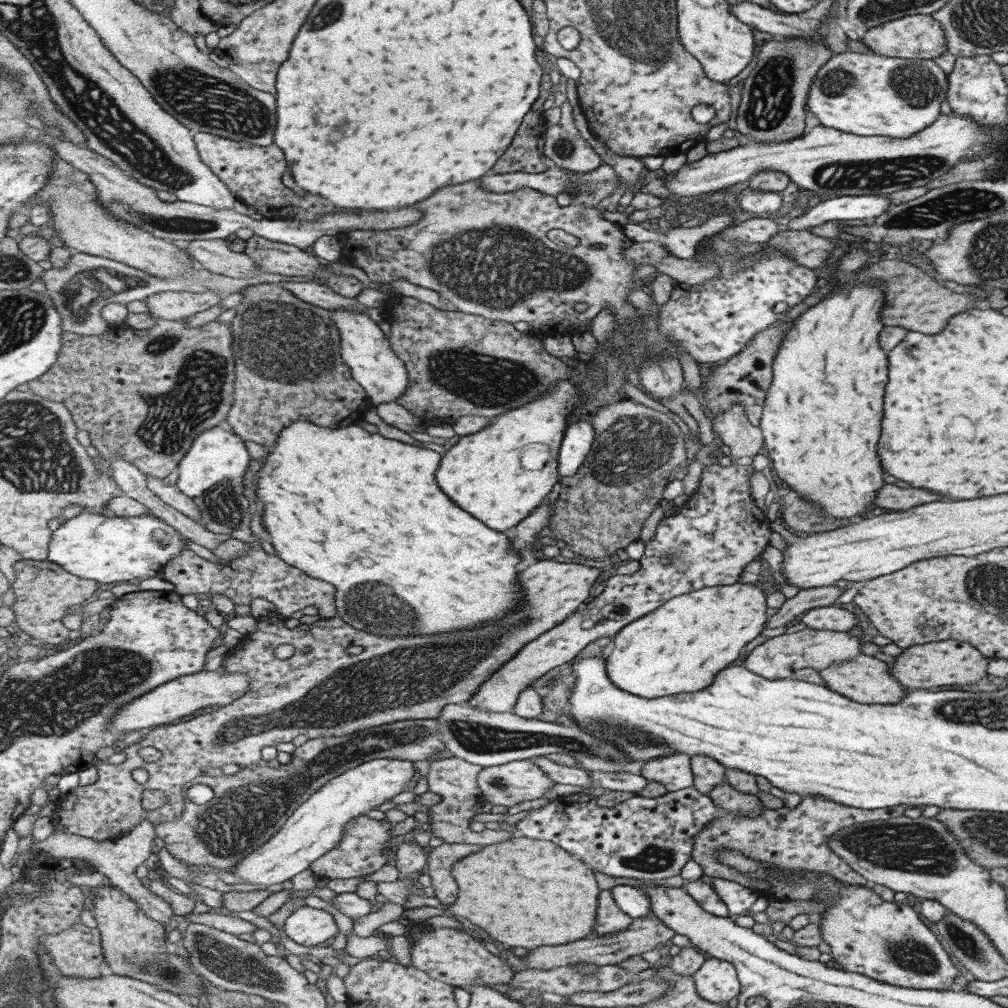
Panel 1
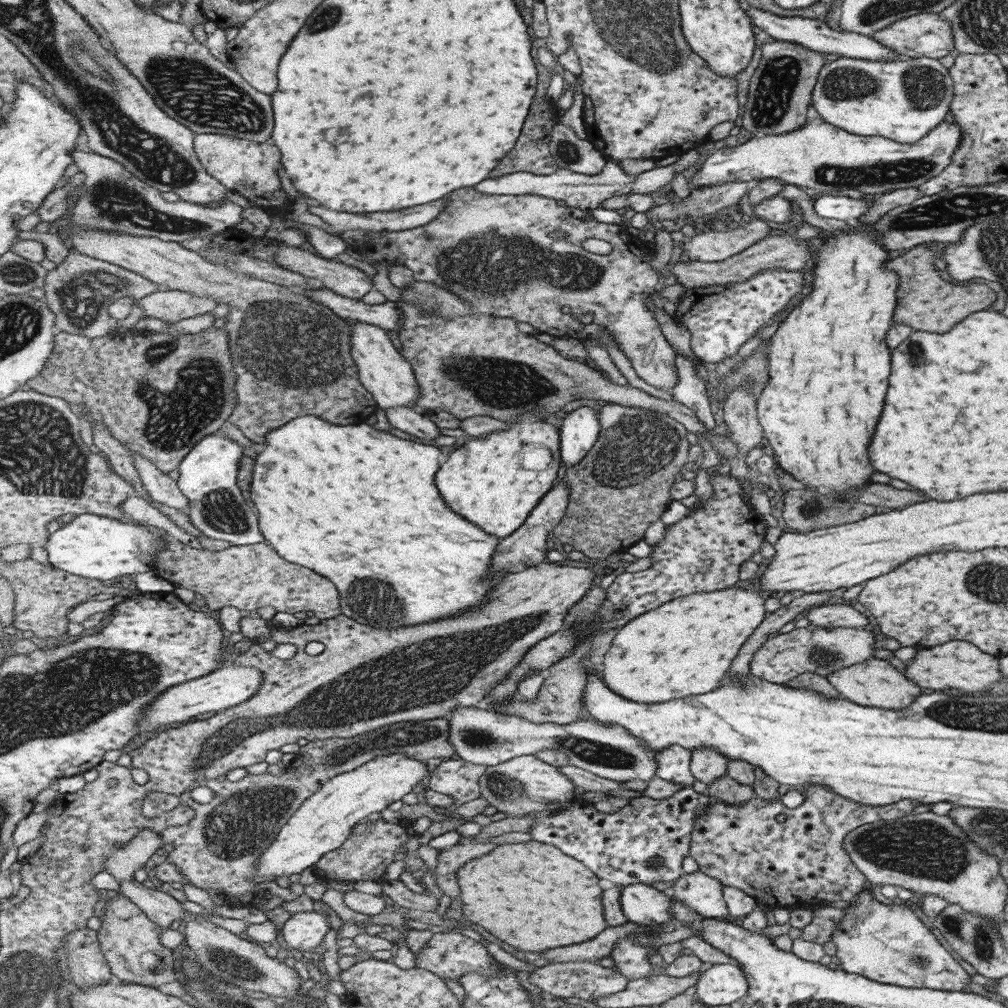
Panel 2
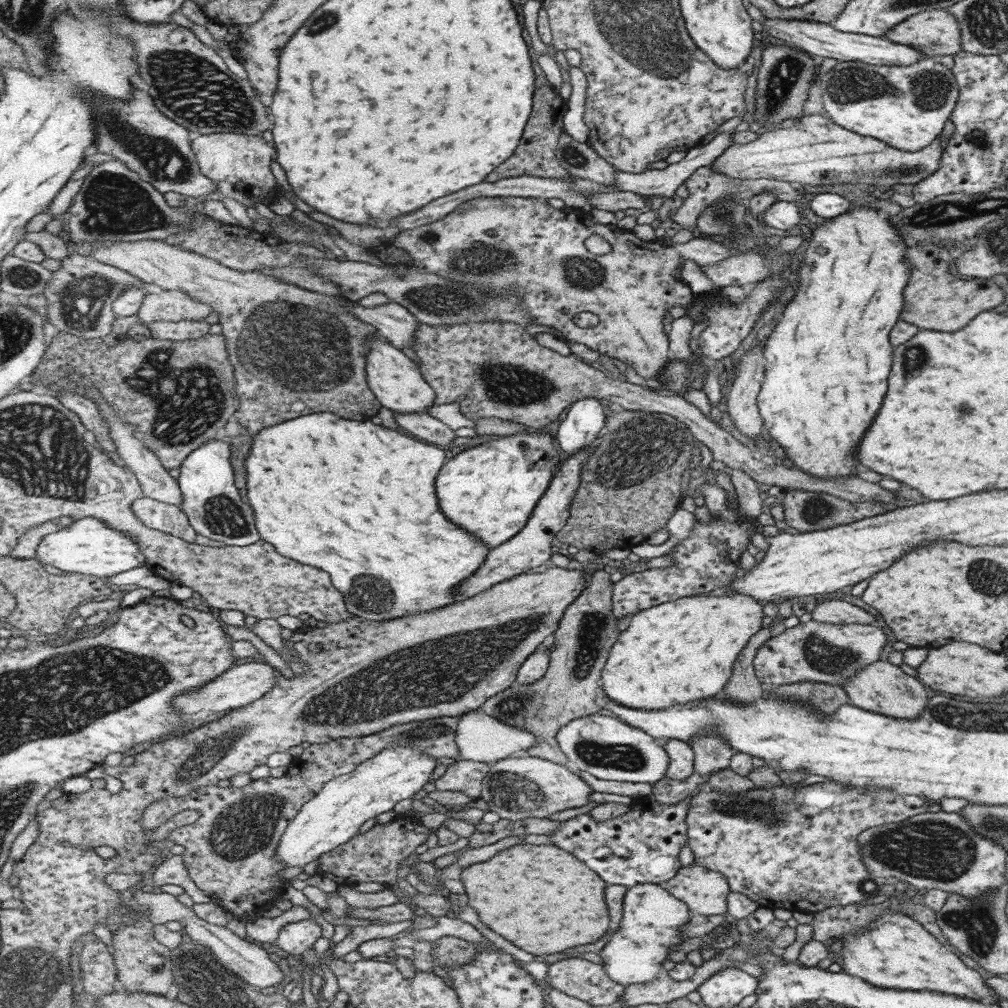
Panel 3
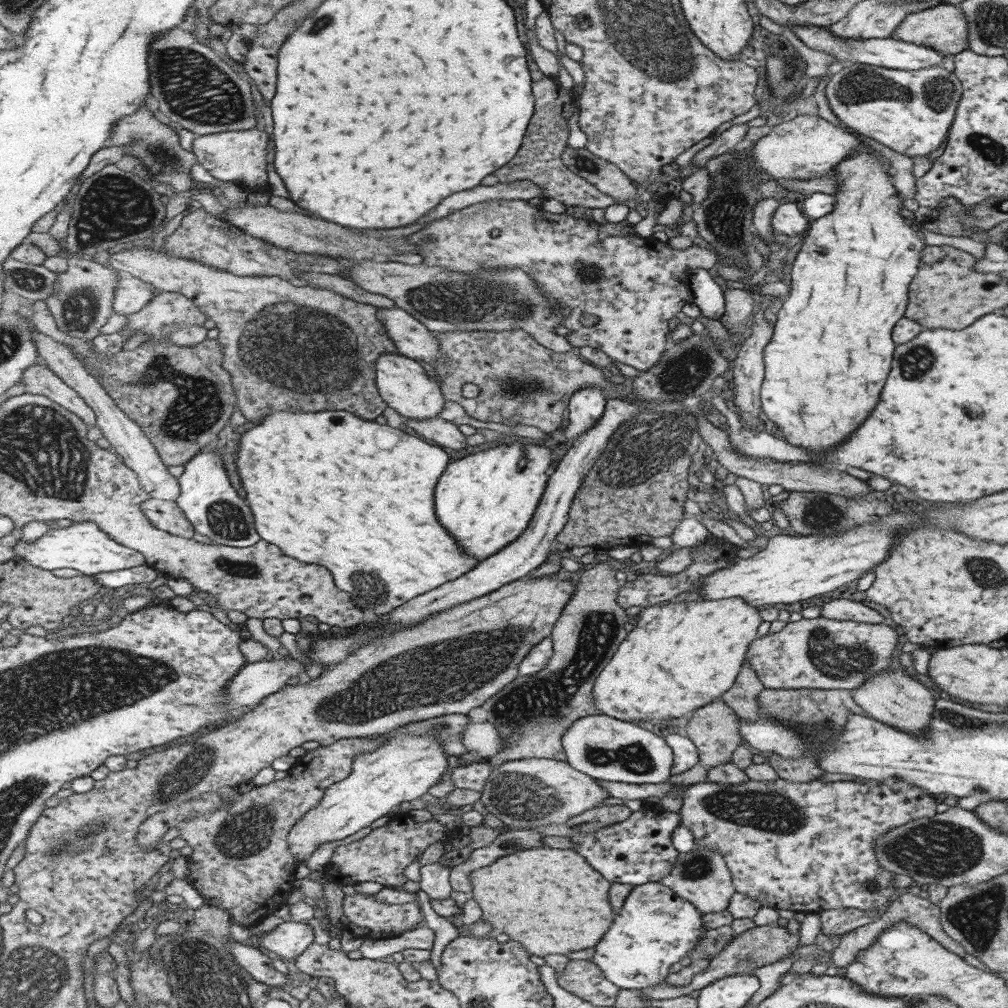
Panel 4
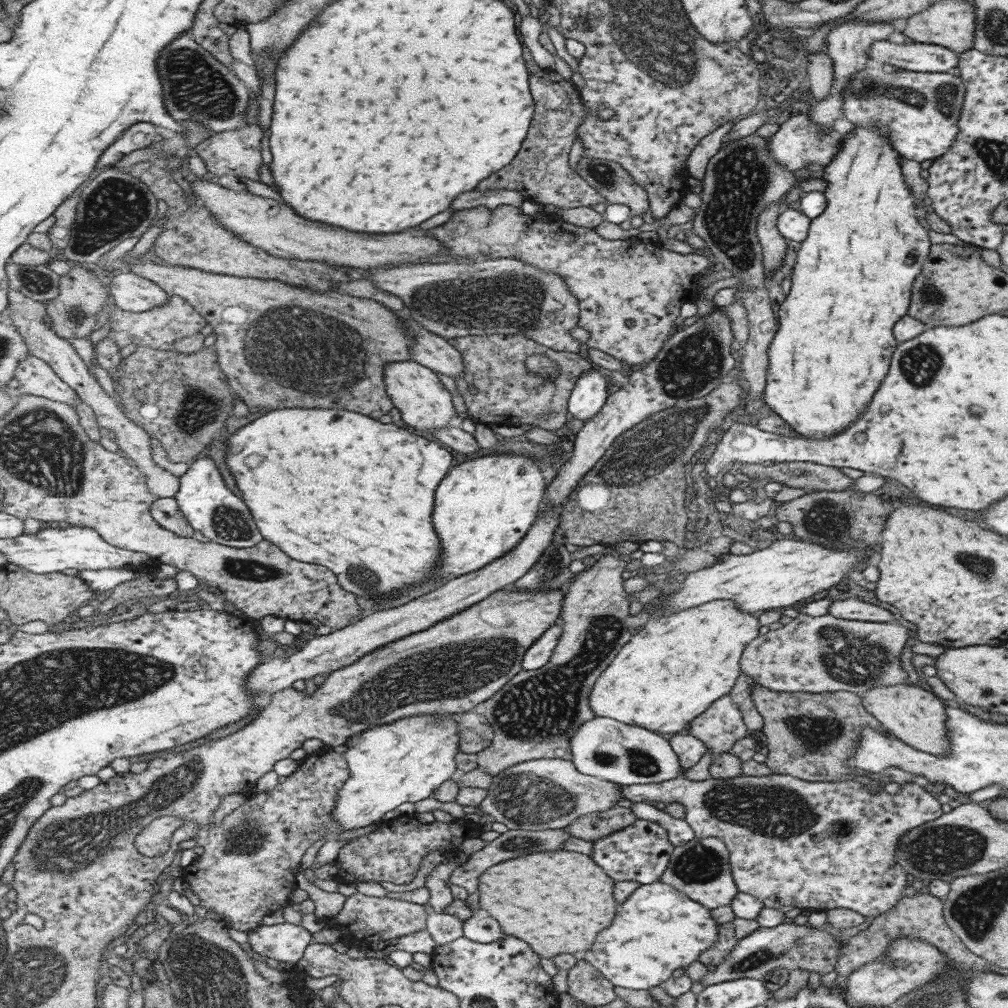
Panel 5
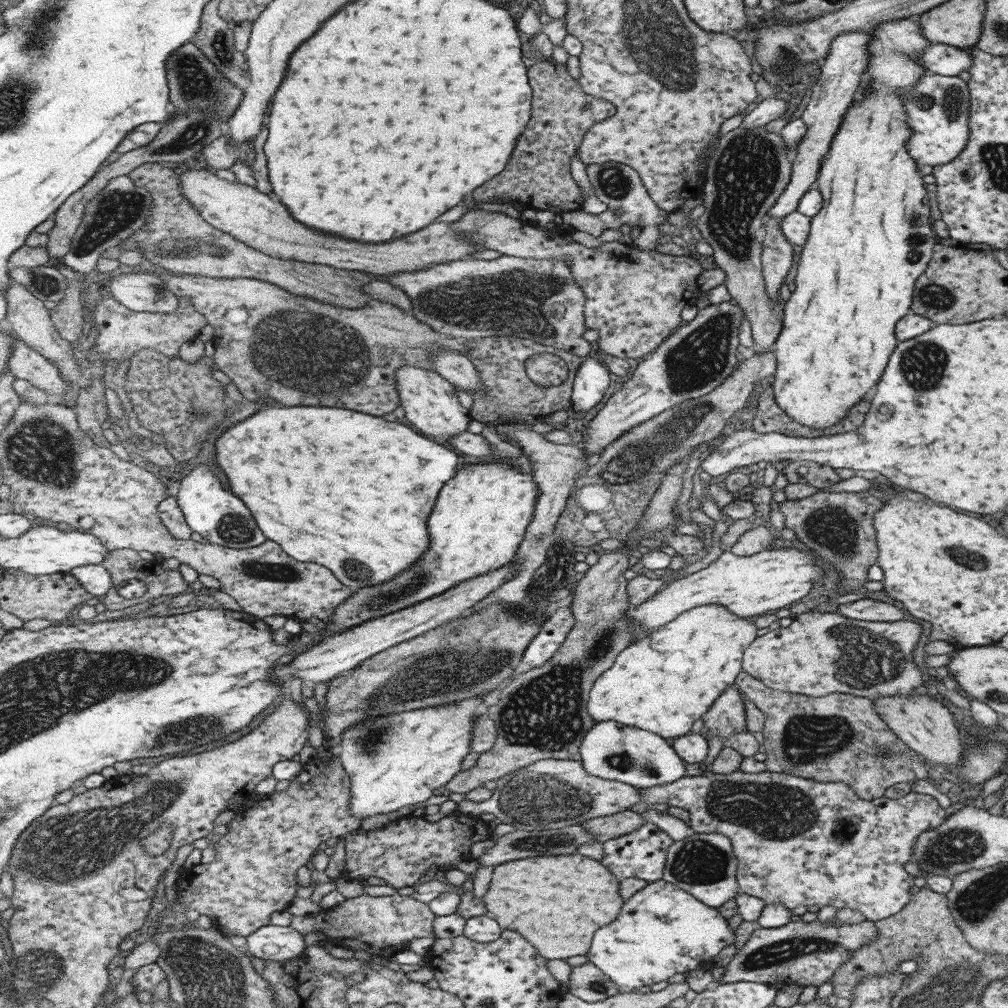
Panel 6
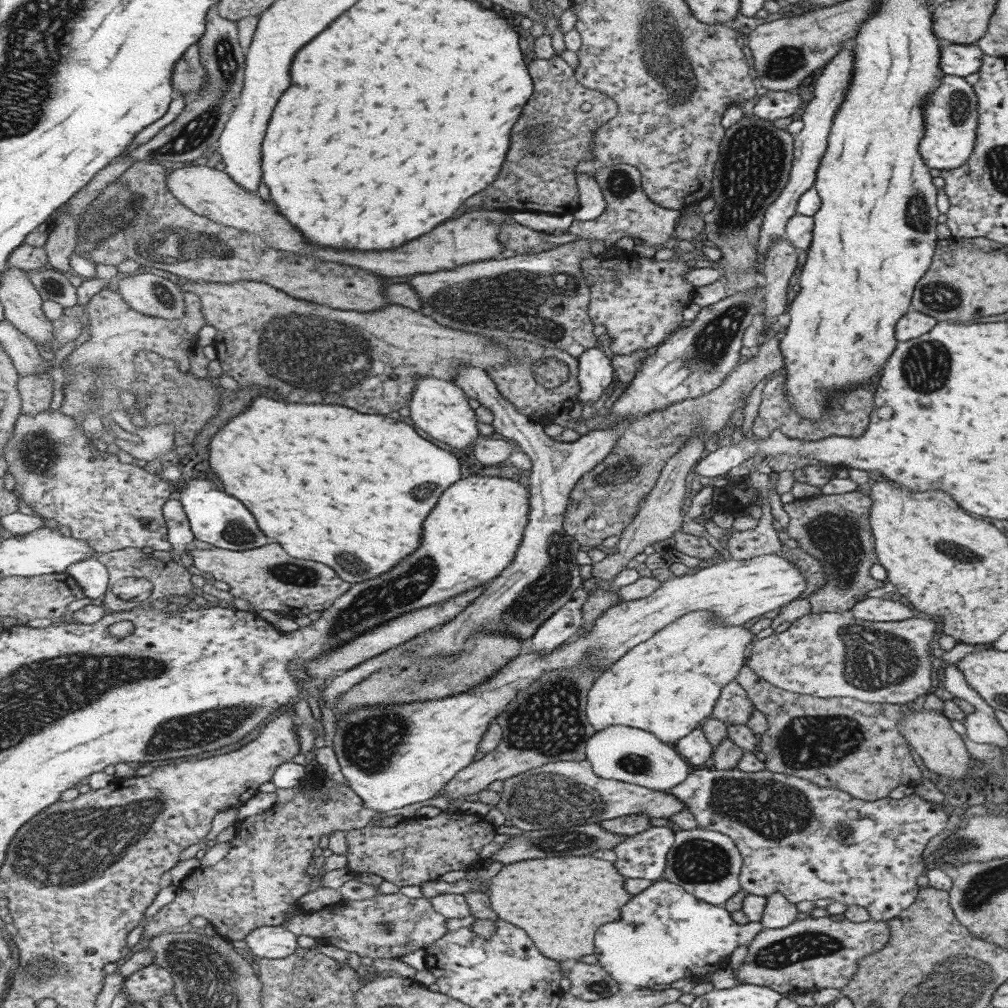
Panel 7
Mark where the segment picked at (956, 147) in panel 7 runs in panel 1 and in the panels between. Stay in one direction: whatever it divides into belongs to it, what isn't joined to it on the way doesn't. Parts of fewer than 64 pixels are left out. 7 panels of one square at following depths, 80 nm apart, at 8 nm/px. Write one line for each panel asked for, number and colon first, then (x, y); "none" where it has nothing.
1: (864, 94)
2: (901, 100)
3: (905, 107)
4: (909, 111)
5: (917, 112)
6: (936, 107)

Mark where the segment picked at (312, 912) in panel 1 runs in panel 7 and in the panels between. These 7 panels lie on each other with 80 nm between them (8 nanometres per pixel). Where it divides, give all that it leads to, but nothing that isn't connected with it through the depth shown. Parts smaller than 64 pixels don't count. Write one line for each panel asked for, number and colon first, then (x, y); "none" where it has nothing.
2: (304, 930)
3: (299, 937)
4: (291, 939)
5: (286, 942)
6: (271, 942)
7: (275, 942)

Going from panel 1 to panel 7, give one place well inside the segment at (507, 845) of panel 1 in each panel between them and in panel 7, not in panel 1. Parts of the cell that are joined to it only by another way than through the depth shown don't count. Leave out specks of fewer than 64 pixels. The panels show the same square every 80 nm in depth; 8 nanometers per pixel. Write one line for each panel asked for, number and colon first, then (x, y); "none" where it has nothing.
2: (533, 896)
3: (541, 898)
4: (553, 901)
5: (559, 901)
6: (559, 902)
7: (562, 902)

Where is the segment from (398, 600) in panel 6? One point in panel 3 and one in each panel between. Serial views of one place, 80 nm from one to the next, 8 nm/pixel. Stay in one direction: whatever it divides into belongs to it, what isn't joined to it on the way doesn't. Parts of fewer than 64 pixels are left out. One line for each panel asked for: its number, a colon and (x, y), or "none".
3: (491, 489)
4: (488, 498)
5: (485, 506)

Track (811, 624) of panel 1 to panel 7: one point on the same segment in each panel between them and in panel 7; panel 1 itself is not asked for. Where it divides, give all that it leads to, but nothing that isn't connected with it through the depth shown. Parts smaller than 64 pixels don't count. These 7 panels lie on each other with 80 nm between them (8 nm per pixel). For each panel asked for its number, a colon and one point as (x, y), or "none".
2: (837, 615)
3: (838, 611)
4: (845, 608)
5: (851, 609)
6: (867, 610)
7: (875, 610)

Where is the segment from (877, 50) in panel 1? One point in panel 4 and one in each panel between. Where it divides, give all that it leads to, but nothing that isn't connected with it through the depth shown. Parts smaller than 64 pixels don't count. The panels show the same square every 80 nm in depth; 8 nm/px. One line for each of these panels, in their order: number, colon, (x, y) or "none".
2: (927, 35)
3: (935, 33)
4: (942, 28)

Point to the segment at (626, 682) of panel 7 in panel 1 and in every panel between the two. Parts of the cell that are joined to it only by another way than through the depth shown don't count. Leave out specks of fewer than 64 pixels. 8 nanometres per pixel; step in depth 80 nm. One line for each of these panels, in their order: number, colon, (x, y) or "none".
1: (678, 648)
2: (684, 648)
3: (679, 652)
4: (680, 656)
5: (676, 666)
6: (664, 684)

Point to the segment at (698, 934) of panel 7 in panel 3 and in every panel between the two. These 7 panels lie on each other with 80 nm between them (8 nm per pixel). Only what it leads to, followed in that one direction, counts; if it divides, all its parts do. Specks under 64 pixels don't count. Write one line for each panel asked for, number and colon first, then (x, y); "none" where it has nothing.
3: (654, 918)
4: (656, 927)
5: (658, 929)
6: (662, 930)

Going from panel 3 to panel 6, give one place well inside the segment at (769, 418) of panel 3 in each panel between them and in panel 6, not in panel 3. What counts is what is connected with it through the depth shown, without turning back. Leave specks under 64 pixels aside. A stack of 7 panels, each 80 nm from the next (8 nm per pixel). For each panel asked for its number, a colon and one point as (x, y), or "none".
4: (830, 350)
5: (851, 280)
6: (870, 240)

